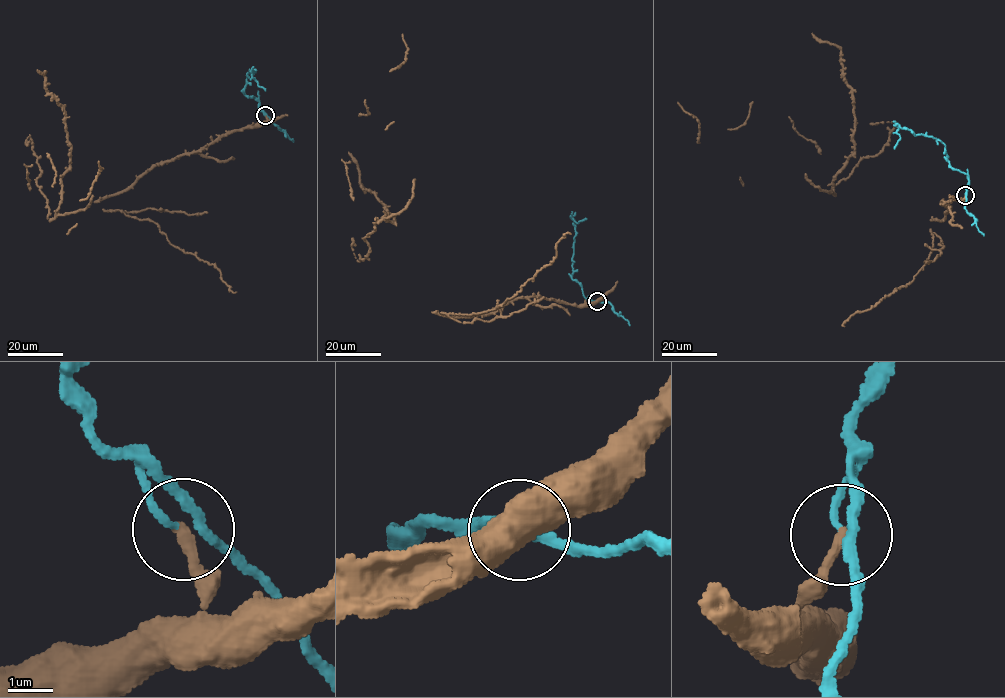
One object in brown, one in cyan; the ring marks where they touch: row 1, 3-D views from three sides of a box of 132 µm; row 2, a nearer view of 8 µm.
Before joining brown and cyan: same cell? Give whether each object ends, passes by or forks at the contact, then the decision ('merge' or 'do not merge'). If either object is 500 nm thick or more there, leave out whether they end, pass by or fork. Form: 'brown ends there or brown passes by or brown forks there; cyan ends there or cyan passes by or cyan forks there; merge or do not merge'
brown ends there; cyan ends there; do not merge

